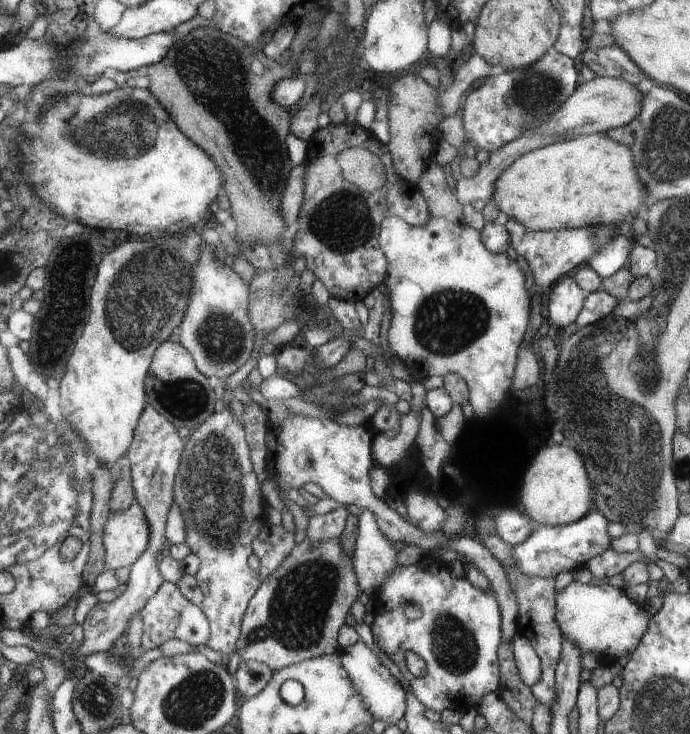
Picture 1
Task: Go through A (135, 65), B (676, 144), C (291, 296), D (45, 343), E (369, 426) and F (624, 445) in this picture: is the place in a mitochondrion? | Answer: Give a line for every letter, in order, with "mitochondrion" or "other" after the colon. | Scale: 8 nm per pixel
A: other
B: mitochondrion
C: mitochondrion
D: other
E: other
F: mitochondrion

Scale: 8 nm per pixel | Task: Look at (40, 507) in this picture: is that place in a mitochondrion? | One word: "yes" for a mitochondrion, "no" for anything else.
yes

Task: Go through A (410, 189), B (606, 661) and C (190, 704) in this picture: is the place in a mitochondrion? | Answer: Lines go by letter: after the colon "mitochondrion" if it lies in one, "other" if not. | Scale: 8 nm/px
A: other
B: other
C: mitochondrion

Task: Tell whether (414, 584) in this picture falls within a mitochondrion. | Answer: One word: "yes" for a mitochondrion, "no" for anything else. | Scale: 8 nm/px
no

